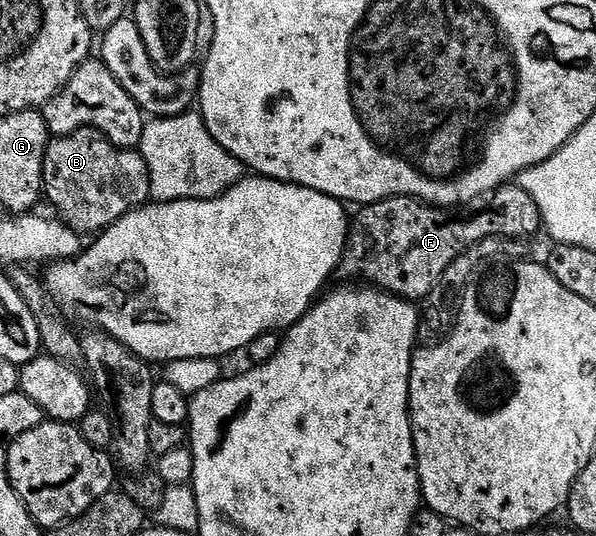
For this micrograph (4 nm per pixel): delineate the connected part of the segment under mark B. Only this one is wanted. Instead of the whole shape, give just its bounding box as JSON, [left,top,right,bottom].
[44,129,151,235]

